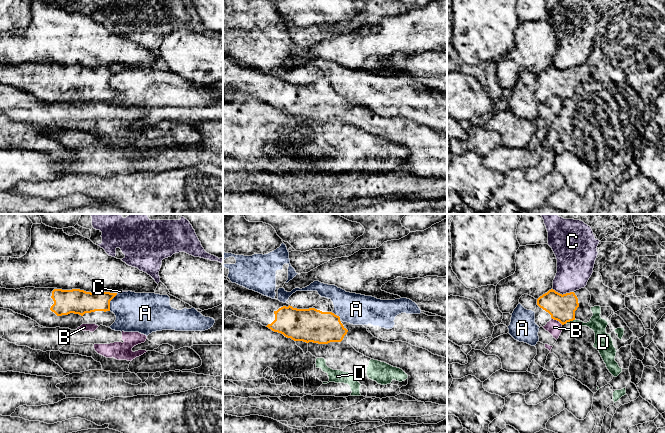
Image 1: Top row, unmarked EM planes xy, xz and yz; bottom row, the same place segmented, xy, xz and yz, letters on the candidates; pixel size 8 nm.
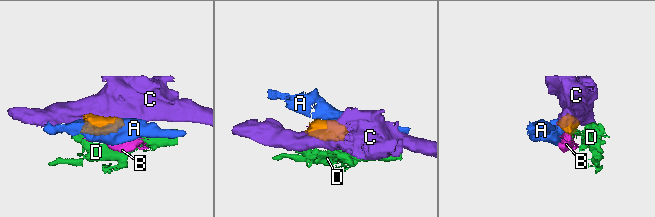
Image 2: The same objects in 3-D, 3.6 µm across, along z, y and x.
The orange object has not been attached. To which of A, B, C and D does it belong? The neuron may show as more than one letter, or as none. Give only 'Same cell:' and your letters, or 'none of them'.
Same cell: none of them

